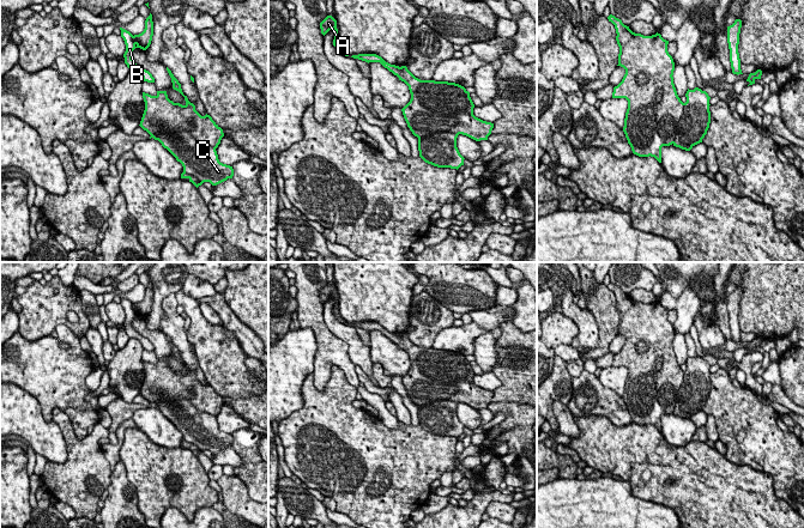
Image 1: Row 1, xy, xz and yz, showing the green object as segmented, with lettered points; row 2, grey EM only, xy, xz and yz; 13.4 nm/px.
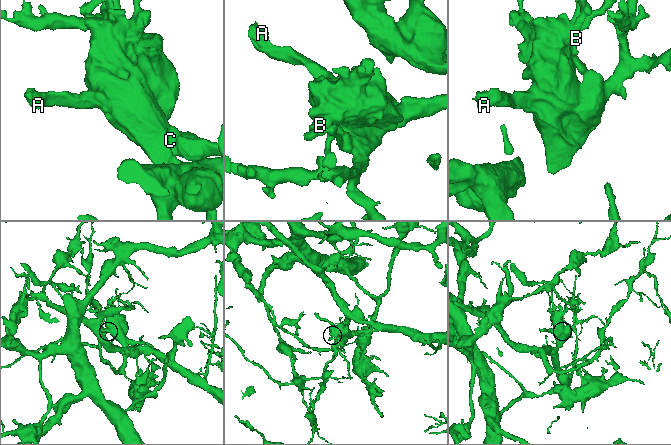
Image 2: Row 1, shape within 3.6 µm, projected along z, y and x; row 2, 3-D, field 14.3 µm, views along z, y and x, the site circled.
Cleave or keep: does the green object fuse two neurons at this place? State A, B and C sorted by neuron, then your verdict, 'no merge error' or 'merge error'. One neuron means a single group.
A / B C | merge error

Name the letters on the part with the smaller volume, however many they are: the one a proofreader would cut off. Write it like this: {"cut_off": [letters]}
{"cut_off": ["A"]}

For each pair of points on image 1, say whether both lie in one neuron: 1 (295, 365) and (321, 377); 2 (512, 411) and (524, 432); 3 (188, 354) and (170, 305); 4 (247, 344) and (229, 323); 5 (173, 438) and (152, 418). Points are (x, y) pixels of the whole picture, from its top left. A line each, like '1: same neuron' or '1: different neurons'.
1: different neurons
2: same neuron
3: same neuron
4: same neuron
5: same neuron

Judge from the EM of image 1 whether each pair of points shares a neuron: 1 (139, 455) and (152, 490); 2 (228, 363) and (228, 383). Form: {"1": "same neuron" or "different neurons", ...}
{"1": "same neuron", "2": "same neuron"}

